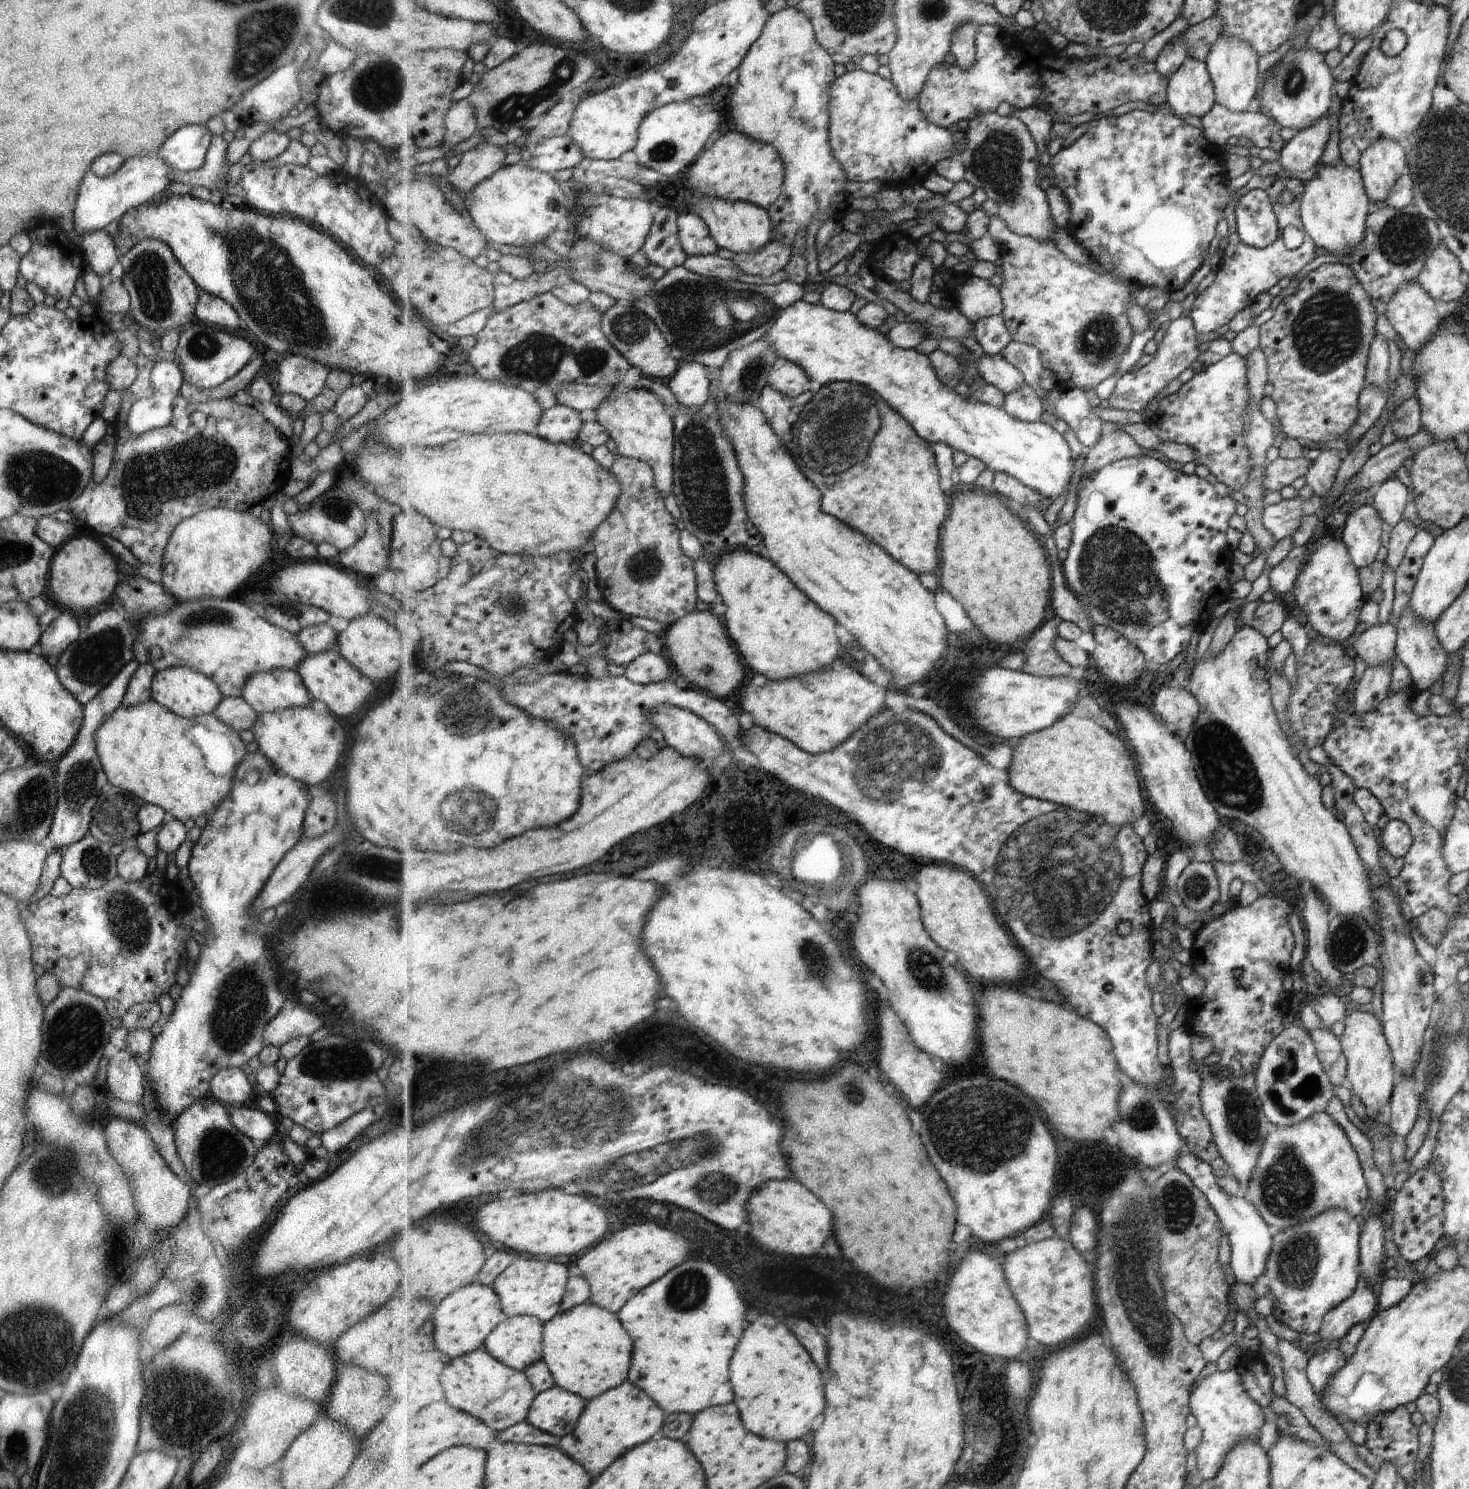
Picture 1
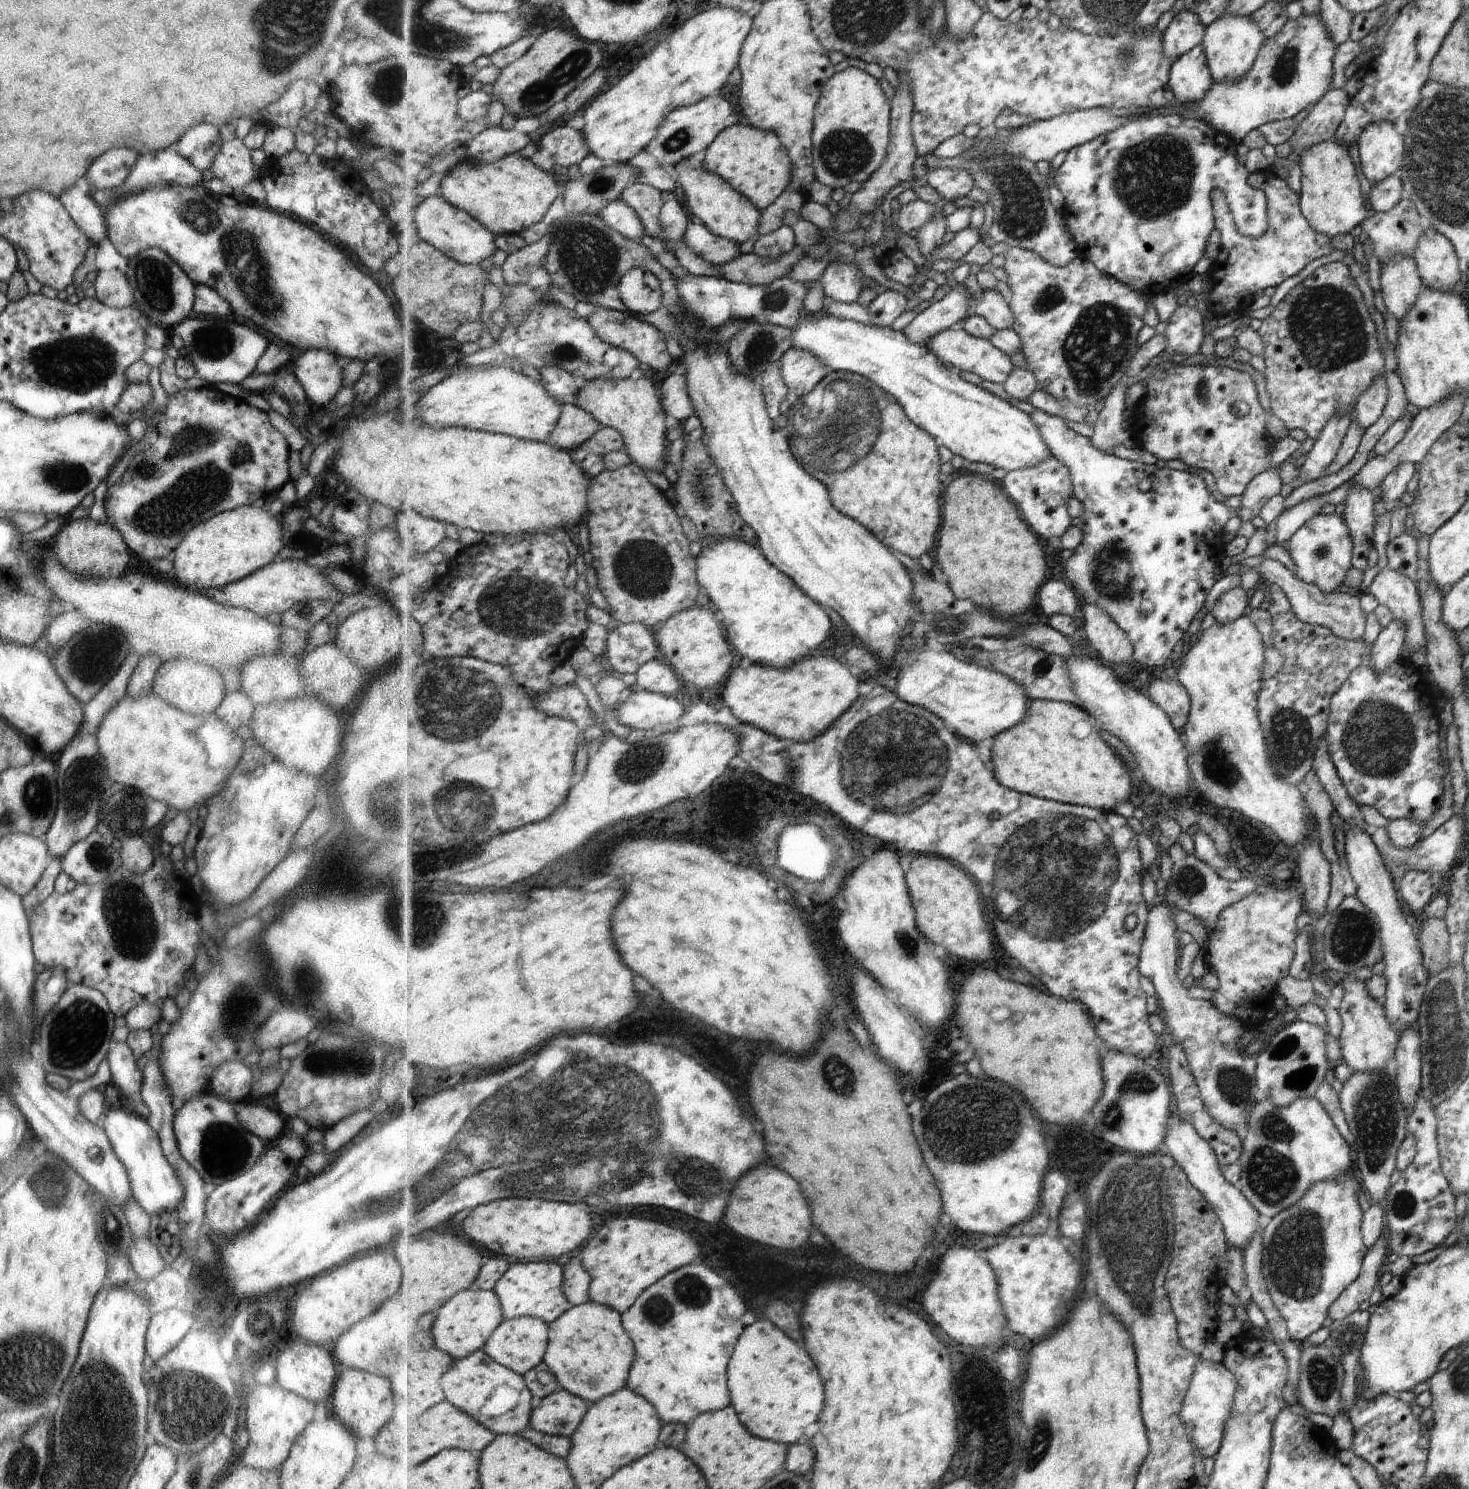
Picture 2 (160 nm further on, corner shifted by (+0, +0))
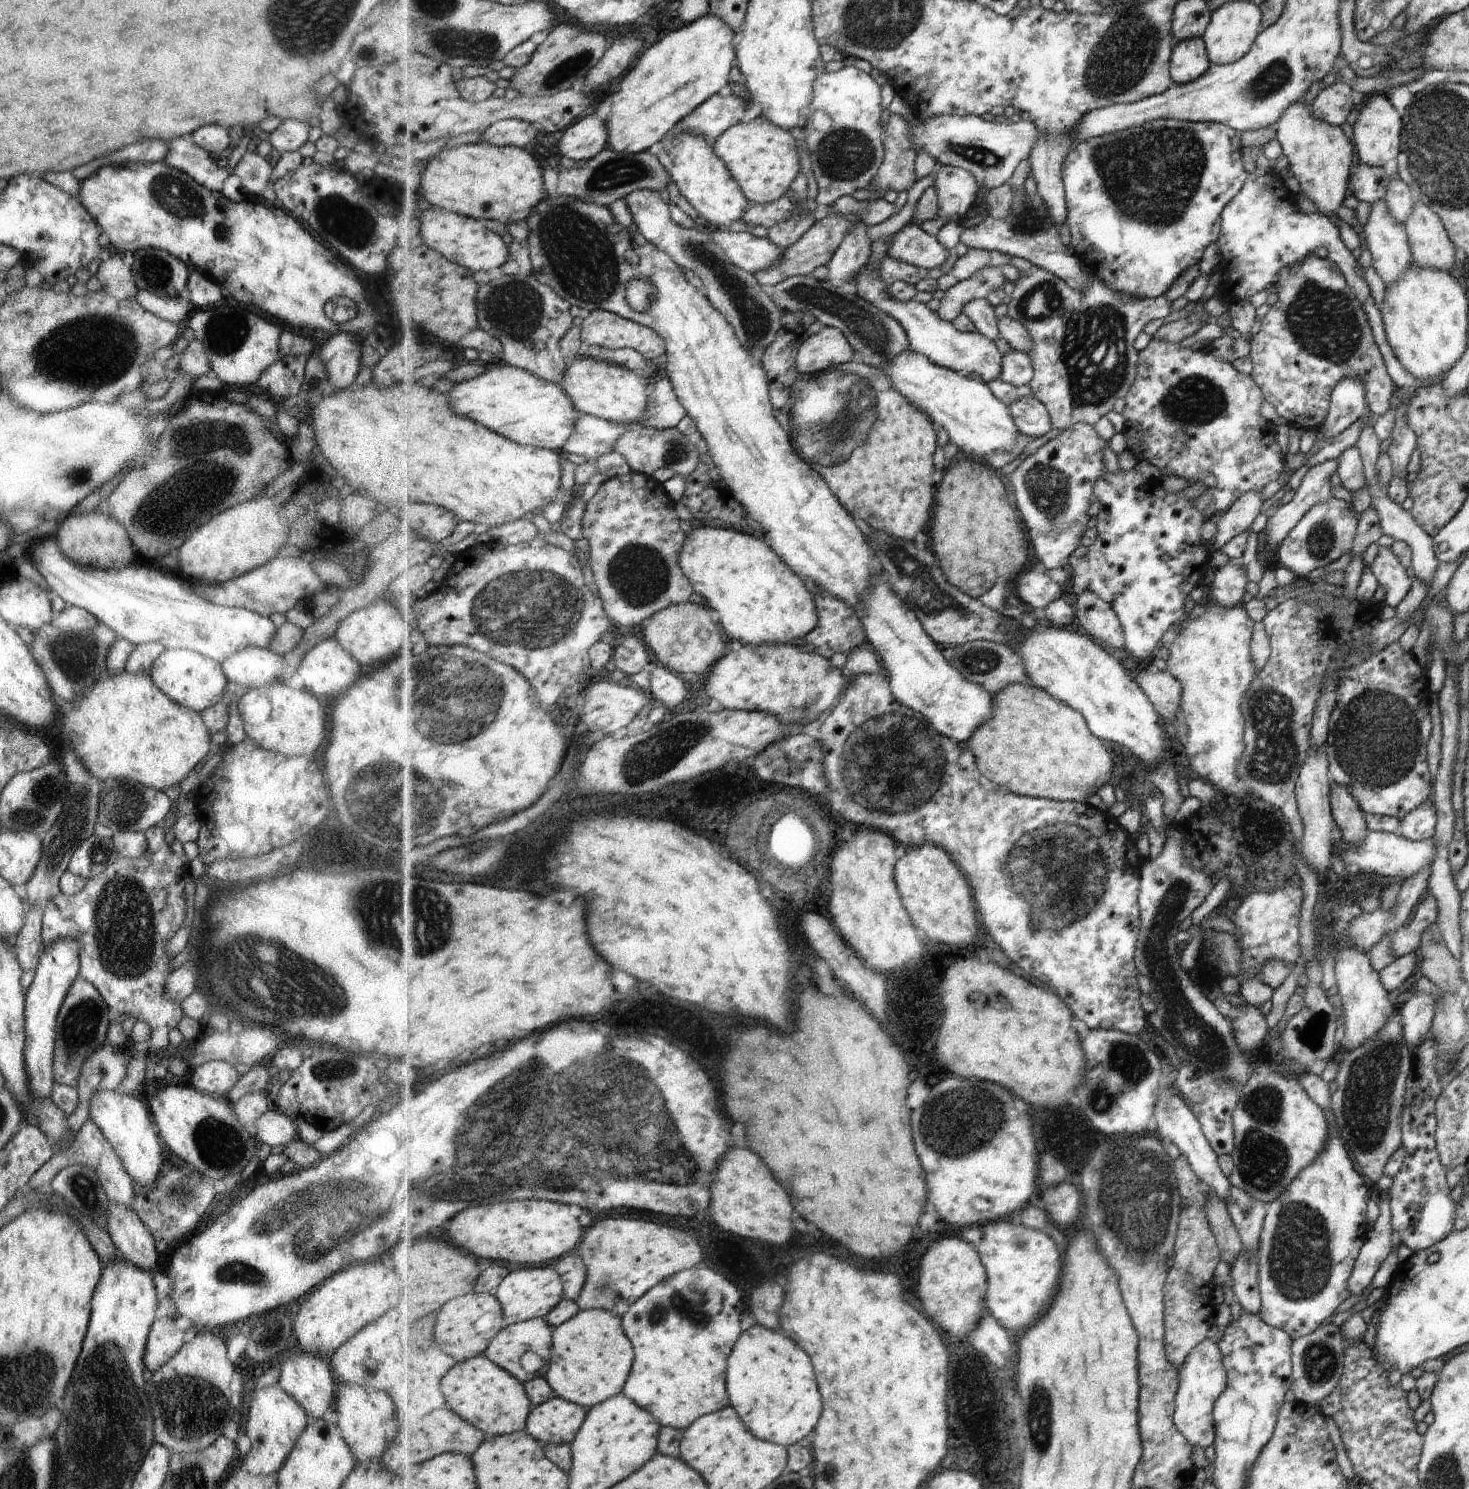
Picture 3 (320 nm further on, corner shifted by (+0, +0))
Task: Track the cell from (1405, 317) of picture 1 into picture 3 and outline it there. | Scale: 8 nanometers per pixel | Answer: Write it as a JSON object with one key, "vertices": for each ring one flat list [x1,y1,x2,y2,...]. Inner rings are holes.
{"vertices":[[1378,200,1378,202,1372,204,1361,237,1362,240,1366,241,1365,247,1372,253,1372,261,1374,261,1372,267,1382,278,1385,286,1396,282,1413,265,1414,260,1412,259,1412,252,1404,228,1402,228,1400,222,1396,222,1390,216,1390,210,1386,208,1384,200]]}

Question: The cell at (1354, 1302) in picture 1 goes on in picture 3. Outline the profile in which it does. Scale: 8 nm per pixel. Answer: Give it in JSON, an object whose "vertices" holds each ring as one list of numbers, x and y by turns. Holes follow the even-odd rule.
{"vertices":[[1390,1191,1383,1192,1382,1195,1381,1201,1378,1201,1380,1216,1373,1229,1366,1235,1364,1246,1360,1250,1359,1258,1348,1280,1350,1296,1361,1294,1368,1287,1384,1260,1391,1253,1393,1232,1388,1204]]}

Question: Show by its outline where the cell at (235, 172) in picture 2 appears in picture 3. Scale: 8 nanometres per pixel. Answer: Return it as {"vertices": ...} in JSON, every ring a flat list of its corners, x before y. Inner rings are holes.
{"vertices":[[247,151,231,174,240,178,241,188,245,194,254,193,258,195,268,184,271,184,272,181,275,182,276,179,272,176,273,170,274,165,269,164,268,159,260,156,256,151]]}

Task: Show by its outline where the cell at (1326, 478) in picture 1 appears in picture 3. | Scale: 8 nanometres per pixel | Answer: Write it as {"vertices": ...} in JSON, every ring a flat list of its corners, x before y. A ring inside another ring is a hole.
{"vertices":[[1346,376,1336,384,1331,394,1328,415,1319,429,1323,435,1322,441,1340,436,1363,416,1367,410,1364,394,1362,382,1354,376]]}

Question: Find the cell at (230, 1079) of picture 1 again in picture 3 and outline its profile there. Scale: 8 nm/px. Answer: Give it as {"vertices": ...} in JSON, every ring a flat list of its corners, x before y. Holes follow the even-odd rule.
{"vertices":[[209,1061,200,1067,193,1068,191,1085,202,1093,216,1096,226,1096,239,1083,241,1076,235,1066,225,1061]]}

